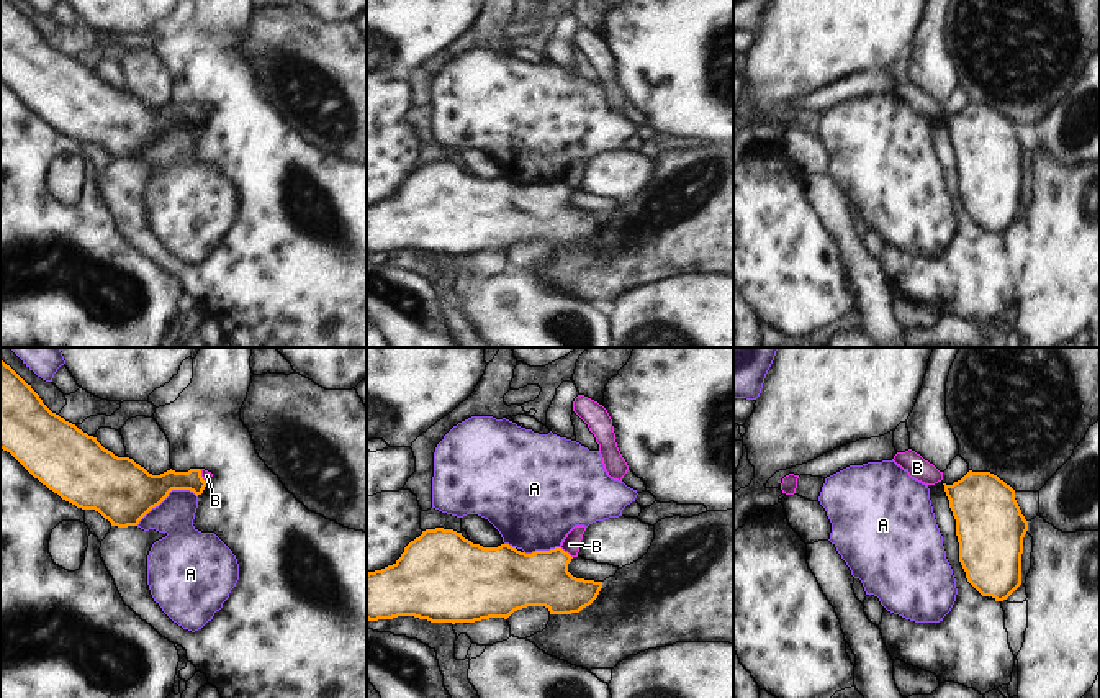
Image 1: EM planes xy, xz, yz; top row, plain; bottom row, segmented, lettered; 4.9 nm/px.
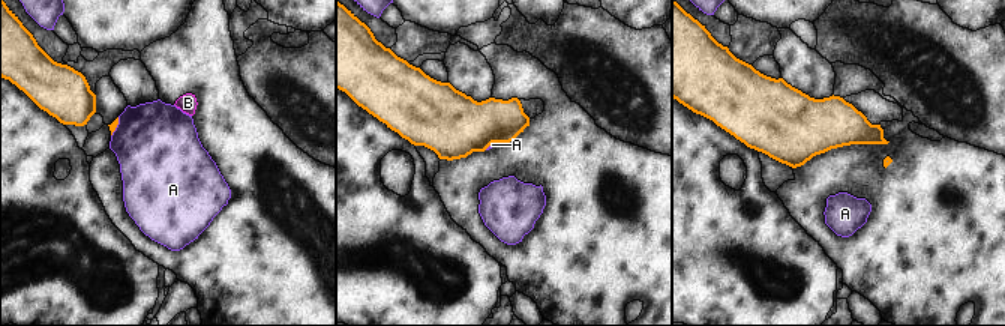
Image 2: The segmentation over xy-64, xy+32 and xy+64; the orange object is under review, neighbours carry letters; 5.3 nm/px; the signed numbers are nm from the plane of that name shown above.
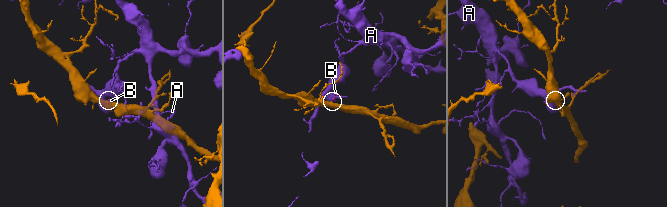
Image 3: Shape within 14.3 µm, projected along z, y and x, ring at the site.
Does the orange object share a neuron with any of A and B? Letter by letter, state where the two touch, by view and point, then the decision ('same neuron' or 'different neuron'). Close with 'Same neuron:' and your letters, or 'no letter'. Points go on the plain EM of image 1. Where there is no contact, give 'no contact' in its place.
A: xy (166, 130) | different neuron
B: xz (567, 185) | different neuron
Same neuron: no letter

